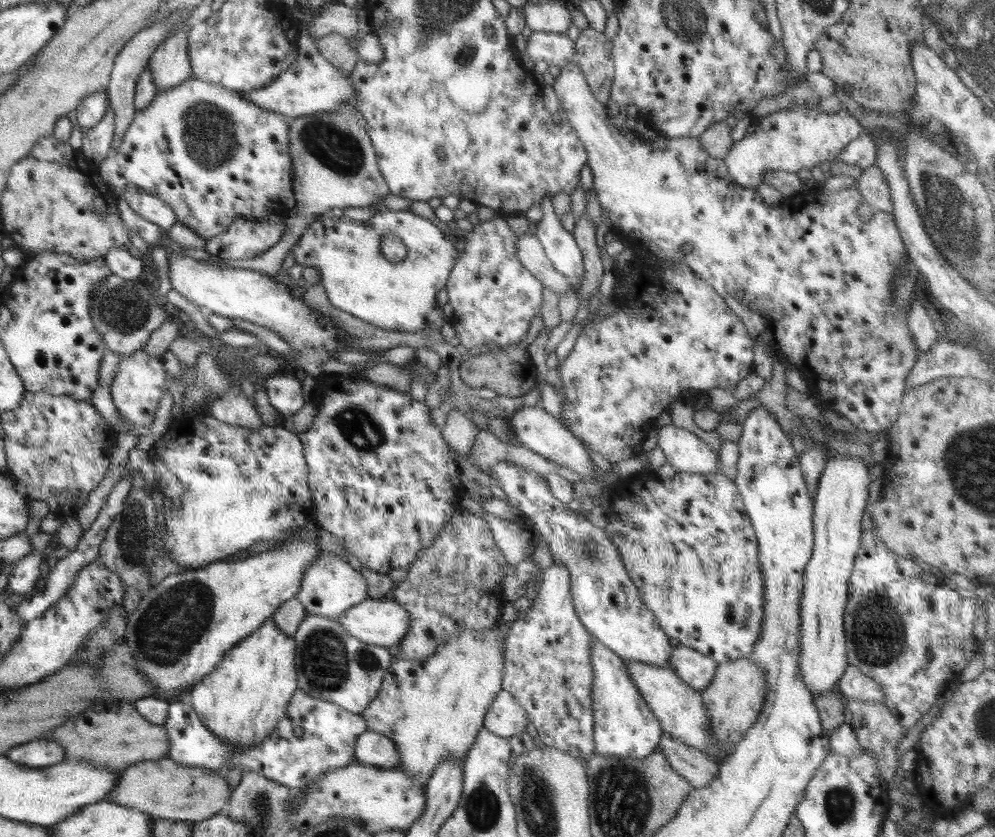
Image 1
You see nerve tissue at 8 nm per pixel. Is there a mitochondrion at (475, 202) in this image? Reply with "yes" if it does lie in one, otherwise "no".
no

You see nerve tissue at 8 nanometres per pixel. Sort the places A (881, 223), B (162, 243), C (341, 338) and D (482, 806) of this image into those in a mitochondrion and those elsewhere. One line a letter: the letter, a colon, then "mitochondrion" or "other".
A: other
B: other
C: other
D: mitochondrion

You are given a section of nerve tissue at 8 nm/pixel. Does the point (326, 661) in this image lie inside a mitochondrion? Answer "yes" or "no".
yes

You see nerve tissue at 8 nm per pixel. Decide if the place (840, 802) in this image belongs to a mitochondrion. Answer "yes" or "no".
yes

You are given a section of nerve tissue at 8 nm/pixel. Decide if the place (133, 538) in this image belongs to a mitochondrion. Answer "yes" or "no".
yes

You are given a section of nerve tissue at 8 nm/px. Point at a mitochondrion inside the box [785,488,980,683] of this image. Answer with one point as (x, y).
(879, 633)

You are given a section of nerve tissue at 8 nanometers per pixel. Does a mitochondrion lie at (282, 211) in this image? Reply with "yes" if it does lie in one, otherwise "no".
no

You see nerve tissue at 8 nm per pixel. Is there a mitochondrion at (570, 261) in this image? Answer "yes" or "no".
no

